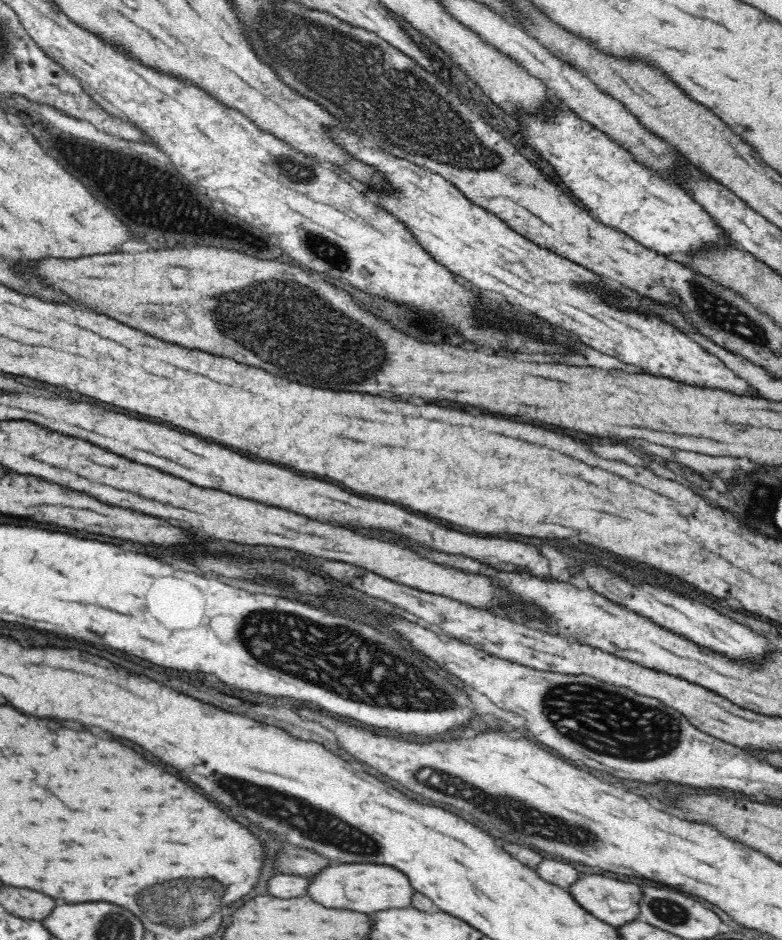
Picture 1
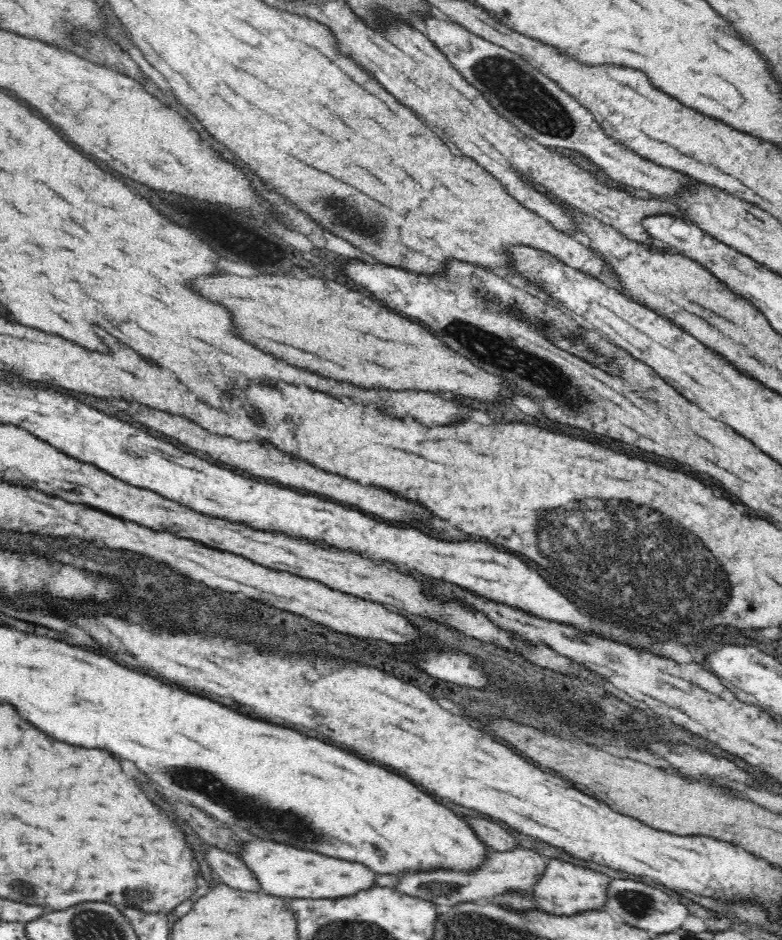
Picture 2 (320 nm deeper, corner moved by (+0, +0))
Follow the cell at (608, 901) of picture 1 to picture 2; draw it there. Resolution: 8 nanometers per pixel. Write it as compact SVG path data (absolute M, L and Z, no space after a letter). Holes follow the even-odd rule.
M550 860L546 863L540 880L534 884L529 894L536 901L536 906L550 912L550 914L576 914L582 910L600 910L602 902L606 902L606 890L608 890L610 878L590 870L590 868L580 868L562 860Z

